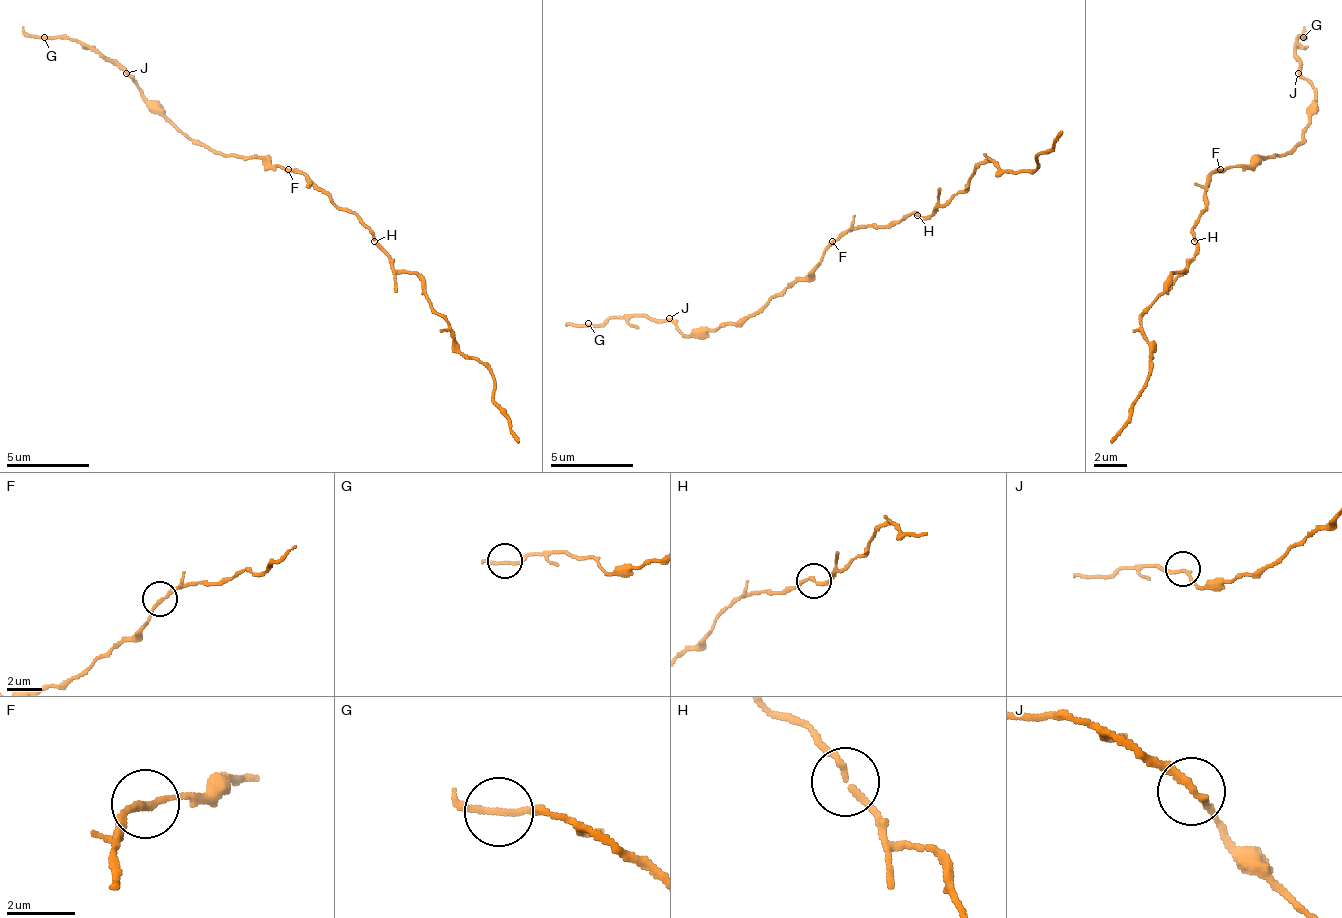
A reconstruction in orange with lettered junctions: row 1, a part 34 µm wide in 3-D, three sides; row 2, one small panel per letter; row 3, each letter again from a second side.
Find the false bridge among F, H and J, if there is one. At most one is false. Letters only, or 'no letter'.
no letter

